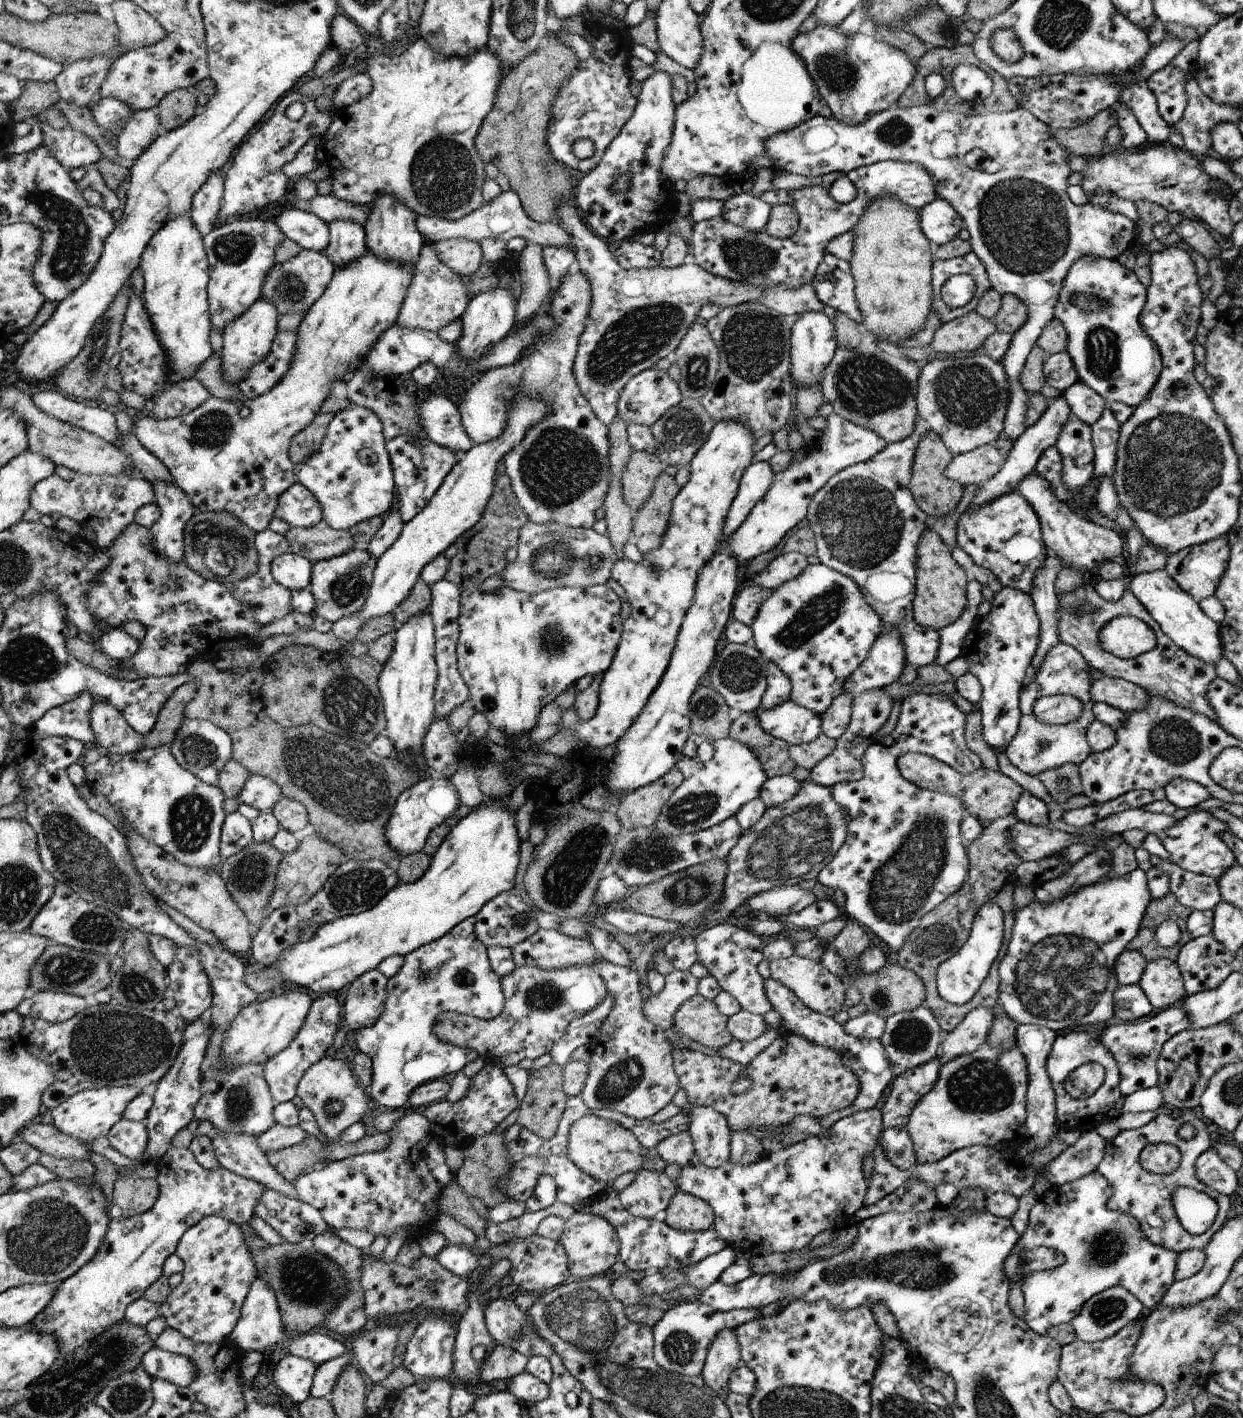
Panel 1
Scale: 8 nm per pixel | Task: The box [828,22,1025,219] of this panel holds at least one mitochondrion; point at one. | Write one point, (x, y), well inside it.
(895, 132)

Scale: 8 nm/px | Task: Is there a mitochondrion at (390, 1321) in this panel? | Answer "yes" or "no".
no

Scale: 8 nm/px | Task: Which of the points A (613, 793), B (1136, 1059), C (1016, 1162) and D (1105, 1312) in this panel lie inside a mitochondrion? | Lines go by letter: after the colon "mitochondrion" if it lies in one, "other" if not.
A: other
B: mitochondrion
C: other
D: mitochondrion

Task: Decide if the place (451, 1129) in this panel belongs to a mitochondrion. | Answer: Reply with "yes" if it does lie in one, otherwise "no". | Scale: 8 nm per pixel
no

